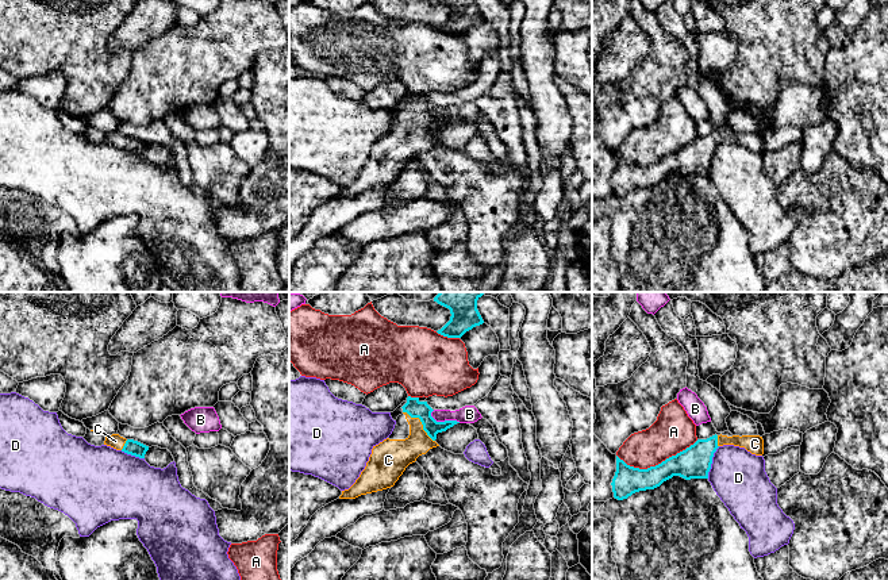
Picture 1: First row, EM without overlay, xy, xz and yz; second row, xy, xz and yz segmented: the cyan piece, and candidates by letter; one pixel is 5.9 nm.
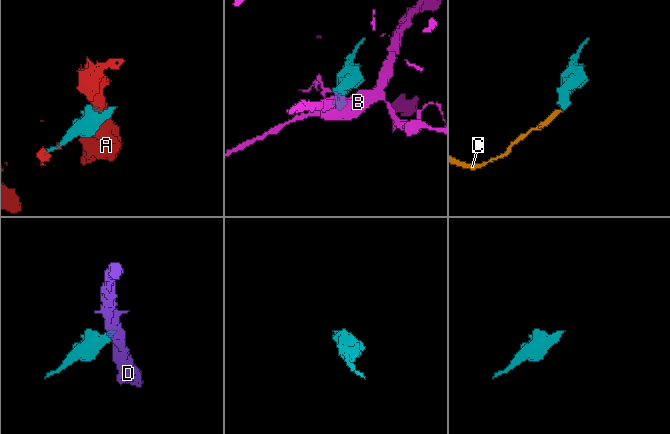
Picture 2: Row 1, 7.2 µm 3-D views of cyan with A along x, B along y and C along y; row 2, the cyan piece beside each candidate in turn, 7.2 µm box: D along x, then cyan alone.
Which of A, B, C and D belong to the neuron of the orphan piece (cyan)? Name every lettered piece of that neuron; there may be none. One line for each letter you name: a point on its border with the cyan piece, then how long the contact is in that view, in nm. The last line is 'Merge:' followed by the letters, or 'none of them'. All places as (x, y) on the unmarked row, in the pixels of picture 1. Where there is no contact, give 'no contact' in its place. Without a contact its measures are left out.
C: xz (421, 118) | 260 nm
Merge: C

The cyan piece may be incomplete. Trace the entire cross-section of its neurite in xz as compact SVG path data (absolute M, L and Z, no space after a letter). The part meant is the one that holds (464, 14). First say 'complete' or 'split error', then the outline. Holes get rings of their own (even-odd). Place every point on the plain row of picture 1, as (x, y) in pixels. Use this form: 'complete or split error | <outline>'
complete | M438 0L450 7L450 18L437 30L447 35L461 35L466 28L484 20L477 0Z

